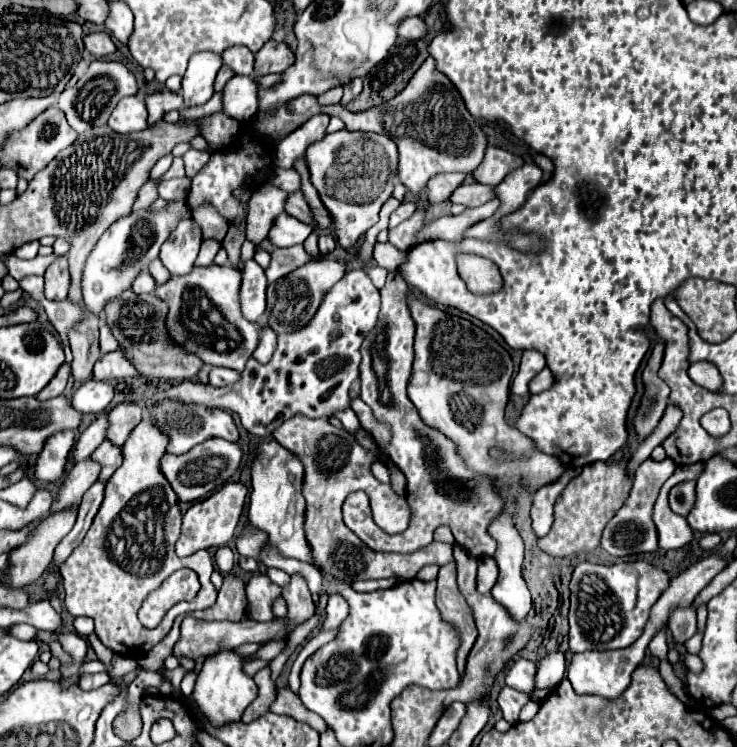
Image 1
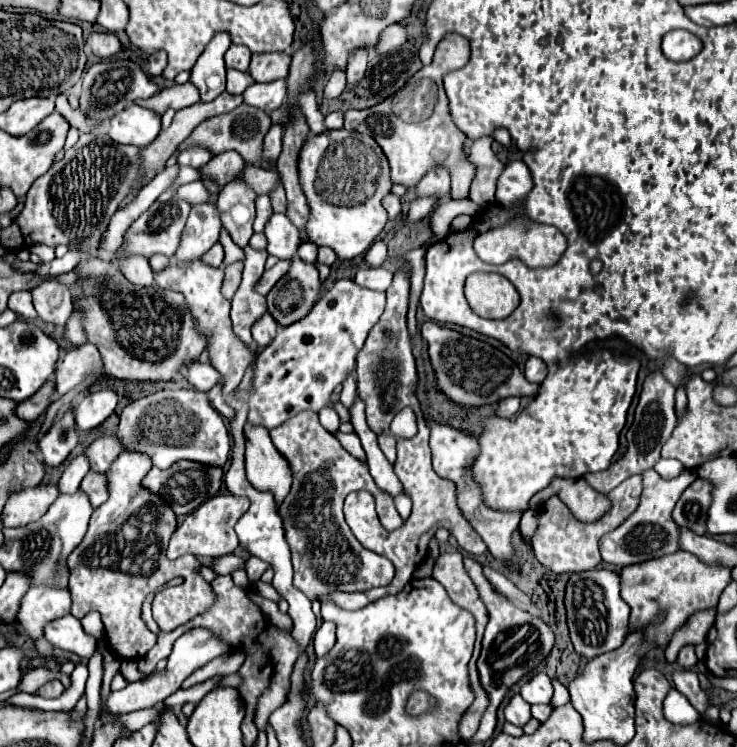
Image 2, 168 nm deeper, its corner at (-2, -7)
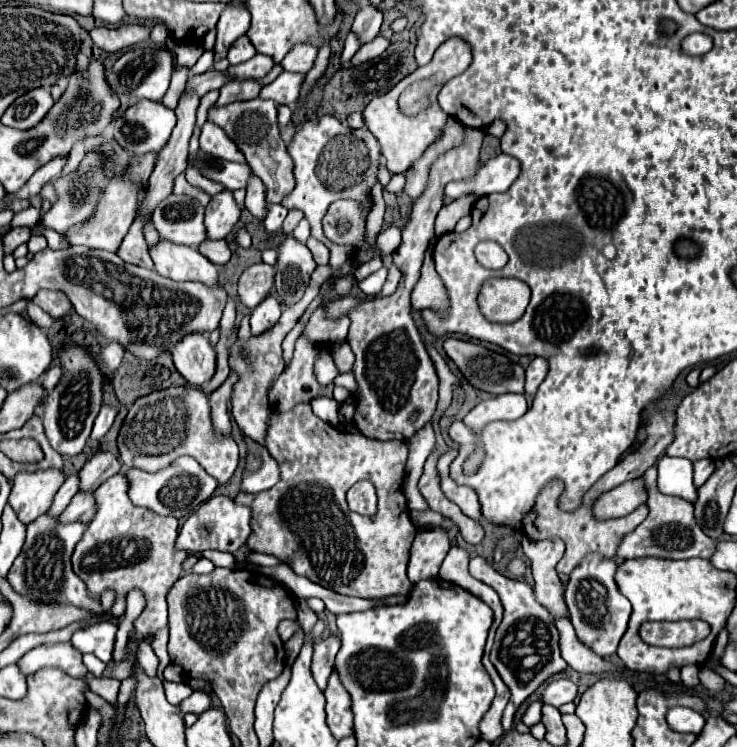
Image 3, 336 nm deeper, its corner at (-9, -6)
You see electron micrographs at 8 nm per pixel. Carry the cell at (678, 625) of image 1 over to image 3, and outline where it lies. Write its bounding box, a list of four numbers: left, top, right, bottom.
[681,664,699,686]

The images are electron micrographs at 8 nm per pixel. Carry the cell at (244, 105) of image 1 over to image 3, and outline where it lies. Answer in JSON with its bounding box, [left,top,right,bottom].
[259,72,303,106]

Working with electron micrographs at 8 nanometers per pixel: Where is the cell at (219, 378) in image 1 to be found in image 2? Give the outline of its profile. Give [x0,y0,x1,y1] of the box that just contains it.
[186,361,222,391]

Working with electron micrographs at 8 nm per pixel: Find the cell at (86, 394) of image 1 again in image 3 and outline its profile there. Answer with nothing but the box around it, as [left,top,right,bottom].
[91,404,117,440]

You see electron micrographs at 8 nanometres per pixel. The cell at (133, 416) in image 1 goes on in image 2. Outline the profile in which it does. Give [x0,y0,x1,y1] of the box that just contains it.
[84,435,122,473]

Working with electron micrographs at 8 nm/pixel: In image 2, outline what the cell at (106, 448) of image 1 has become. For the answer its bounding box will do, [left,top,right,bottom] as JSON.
[80,471,108,509]

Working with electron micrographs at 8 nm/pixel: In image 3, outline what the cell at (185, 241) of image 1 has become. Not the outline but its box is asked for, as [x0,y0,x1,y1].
[205,190,241,240]

